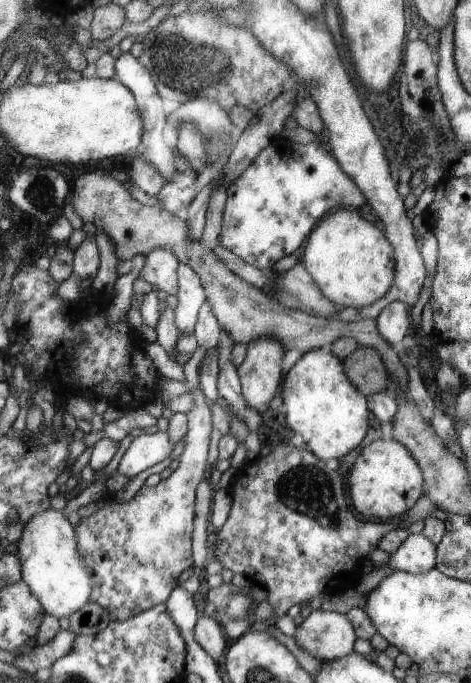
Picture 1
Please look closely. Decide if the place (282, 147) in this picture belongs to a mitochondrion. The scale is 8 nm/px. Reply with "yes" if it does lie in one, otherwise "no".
no

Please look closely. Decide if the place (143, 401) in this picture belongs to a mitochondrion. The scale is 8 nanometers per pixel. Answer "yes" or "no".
no

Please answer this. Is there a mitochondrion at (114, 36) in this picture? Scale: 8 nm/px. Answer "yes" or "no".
no

